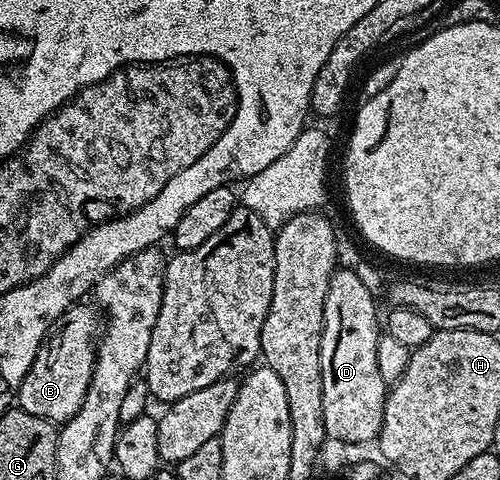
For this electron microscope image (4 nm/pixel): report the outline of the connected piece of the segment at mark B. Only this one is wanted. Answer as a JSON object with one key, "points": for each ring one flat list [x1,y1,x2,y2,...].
{"points":[[85,305,72,306,51,324,35,360,31,360,31,368,27,368,27,376,23,376,23,384,19,384,16,405,31,412,31,416,64,424,79,412,83,396,87,396,97,359,95,347,99,341,99,314,92,305]]}

